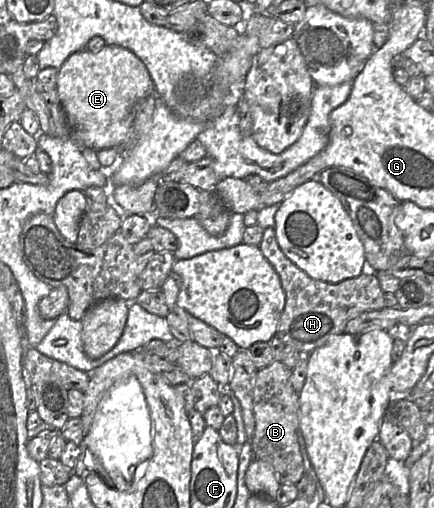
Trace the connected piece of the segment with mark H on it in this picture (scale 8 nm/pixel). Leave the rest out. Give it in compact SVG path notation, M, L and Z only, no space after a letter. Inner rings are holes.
M273 227L264 229L258 245L265 258L280 277L285 292L285 306L275 336L285 345L295 346L300 352L311 353L325 345L333 336L344 333L346 324L358 315L385 308L384 292L374 272L364 264L363 273L339 283L315 280L298 268L280 249Z

